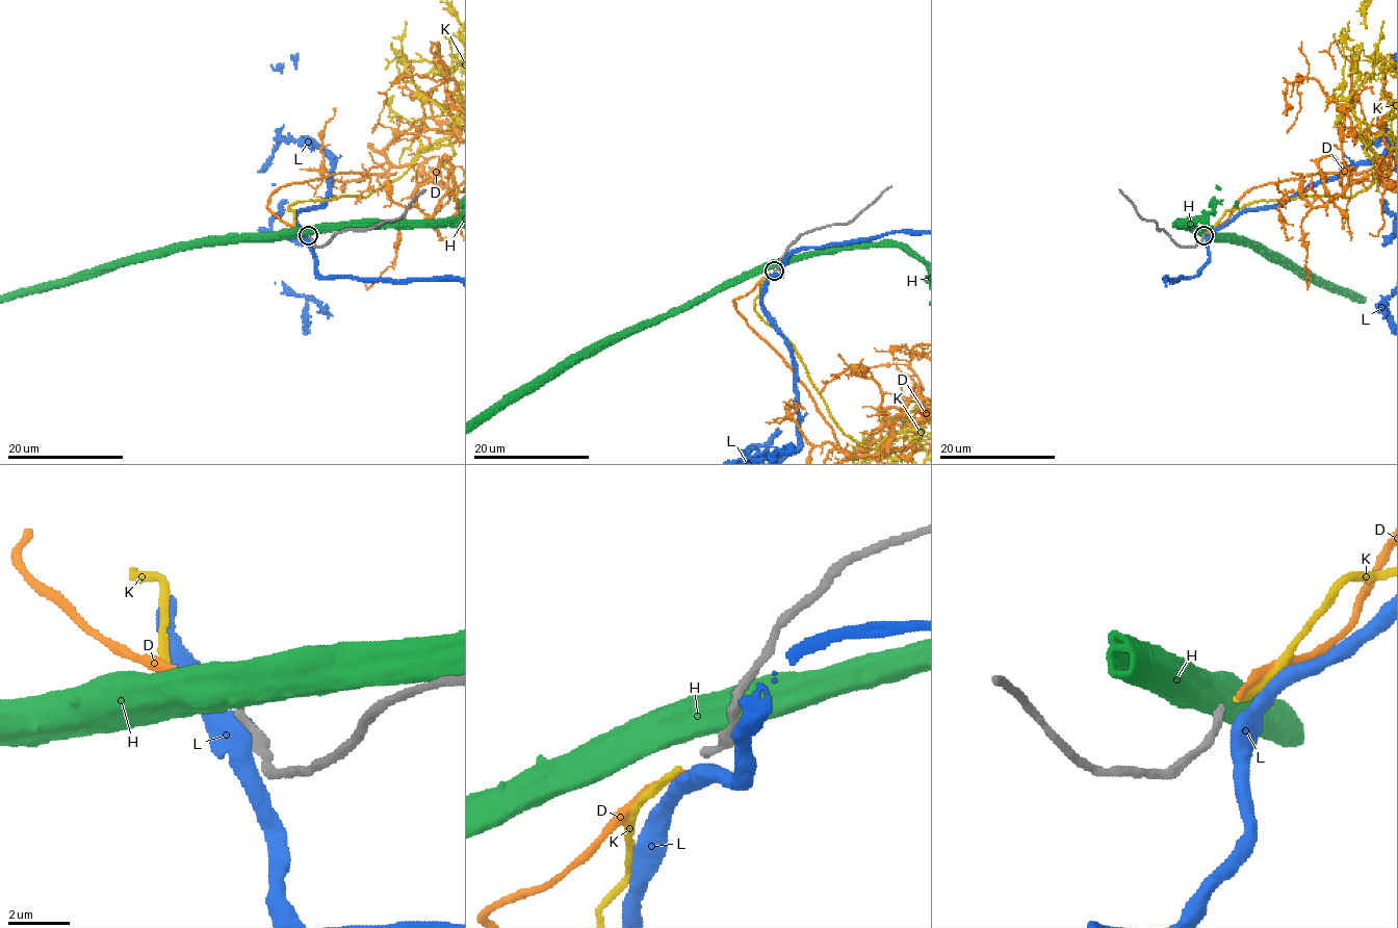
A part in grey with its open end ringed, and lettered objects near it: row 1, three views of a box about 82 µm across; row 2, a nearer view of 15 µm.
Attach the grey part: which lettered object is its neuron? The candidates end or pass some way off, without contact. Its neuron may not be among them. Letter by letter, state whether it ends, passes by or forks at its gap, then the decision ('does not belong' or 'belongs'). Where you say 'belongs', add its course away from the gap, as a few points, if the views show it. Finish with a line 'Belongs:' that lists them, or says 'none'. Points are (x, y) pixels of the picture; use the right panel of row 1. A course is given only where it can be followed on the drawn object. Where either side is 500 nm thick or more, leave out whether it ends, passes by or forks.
D: it ends | does not belong
H: does not belong
K: it ends | belongs
L: does not belong
Belongs: K

